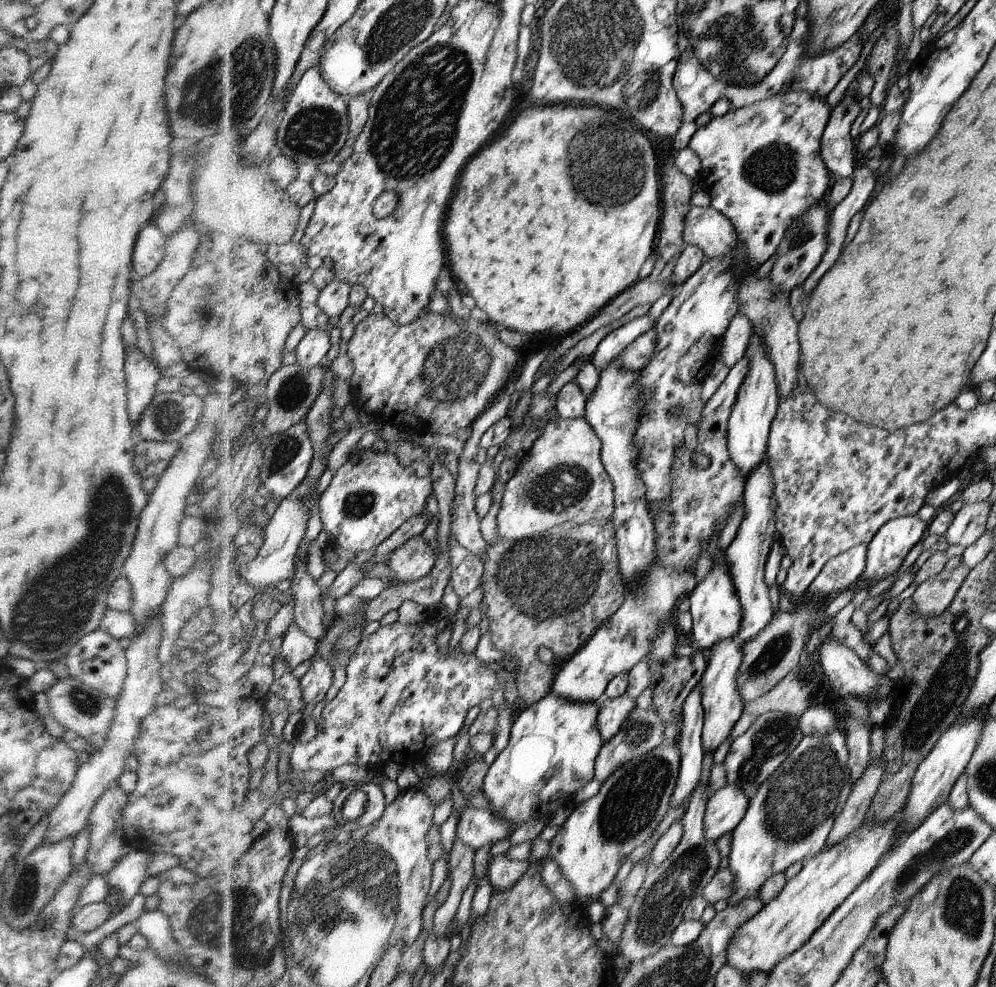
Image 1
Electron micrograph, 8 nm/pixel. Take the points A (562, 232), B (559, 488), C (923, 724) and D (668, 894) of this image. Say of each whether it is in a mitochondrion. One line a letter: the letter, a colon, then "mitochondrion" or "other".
A: other
B: mitochondrion
C: mitochondrion
D: mitochondrion

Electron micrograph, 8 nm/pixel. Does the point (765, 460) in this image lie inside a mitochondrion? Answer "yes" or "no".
no

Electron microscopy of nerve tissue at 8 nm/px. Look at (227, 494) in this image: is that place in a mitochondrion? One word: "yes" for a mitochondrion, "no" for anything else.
no

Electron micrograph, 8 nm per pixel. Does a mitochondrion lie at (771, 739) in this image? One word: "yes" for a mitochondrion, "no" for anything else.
yes

